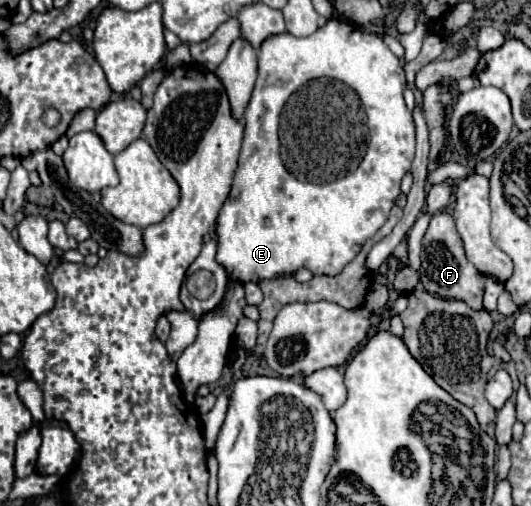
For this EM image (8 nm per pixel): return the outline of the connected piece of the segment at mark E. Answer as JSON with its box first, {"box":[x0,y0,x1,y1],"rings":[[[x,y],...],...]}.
{"box":[216,19,414,283],"rings":[[[330,19],[322,29],[314,31],[310,37],[290,37],[282,33],[278,37],[268,37],[260,51],[258,51],[258,79],[250,99],[250,105],[244,113],[244,143],[242,153],[234,177],[234,185],[230,191],[228,201],[220,209],[216,221],[216,235],[218,235],[218,255],[216,261],[228,271],[230,279],[248,283],[248,281],[262,281],[282,273],[294,273],[298,267],[308,267],[314,275],[334,275],[346,263],[350,263],[360,247],[384,225],[394,205],[394,199],[400,195],[402,177],[410,171],[414,159],[414,119],[404,103],[404,63],[388,49],[388,45],[374,33],[364,33],[360,27],[342,21]]]}

